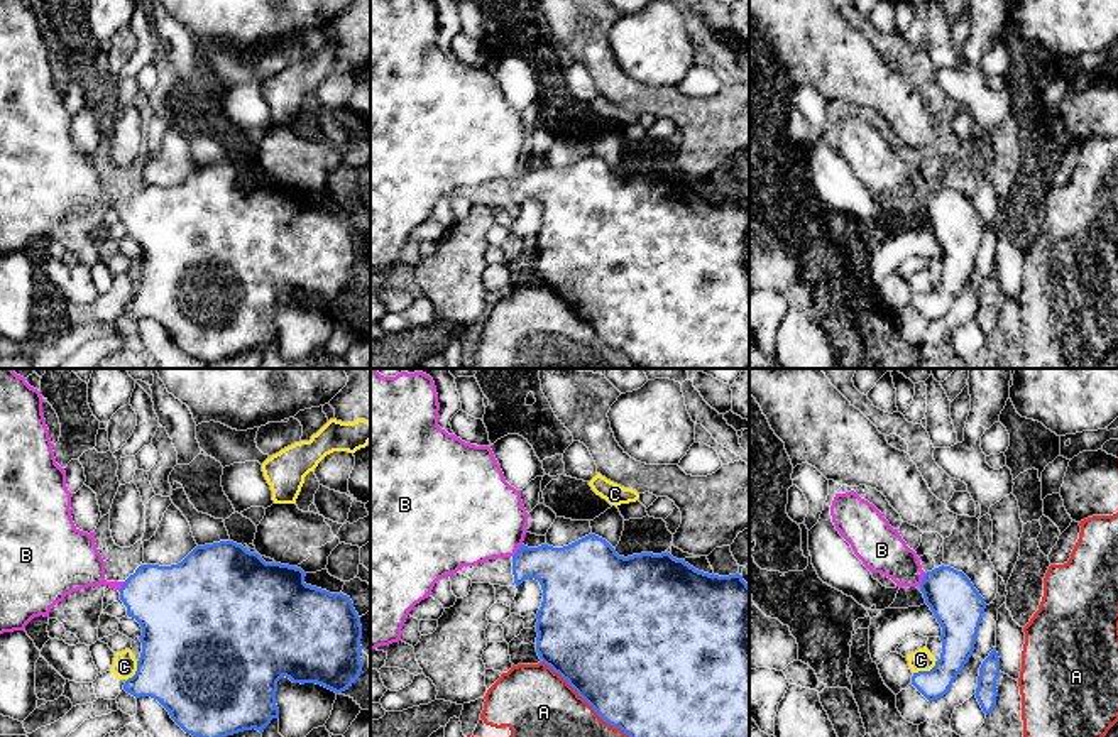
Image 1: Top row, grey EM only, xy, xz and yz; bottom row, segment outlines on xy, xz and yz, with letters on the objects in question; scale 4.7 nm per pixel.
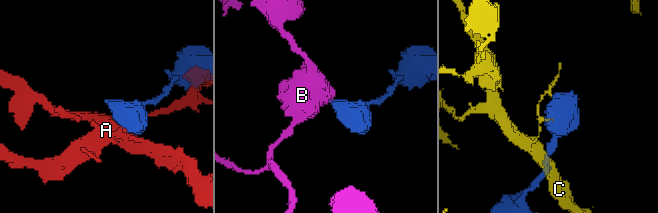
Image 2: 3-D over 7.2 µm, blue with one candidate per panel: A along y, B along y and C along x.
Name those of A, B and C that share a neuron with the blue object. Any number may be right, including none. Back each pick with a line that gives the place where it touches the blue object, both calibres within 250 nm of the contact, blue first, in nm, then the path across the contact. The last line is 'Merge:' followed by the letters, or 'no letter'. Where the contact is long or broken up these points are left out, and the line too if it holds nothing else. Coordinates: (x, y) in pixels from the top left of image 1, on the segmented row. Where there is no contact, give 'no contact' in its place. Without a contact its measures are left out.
B: meets blue in xz at (518, 550); 260 nm thick on the blue side, 420 nm on the other; runs through xz (564, 573), (531, 563), (518, 550), (477, 516)
Merge: B

